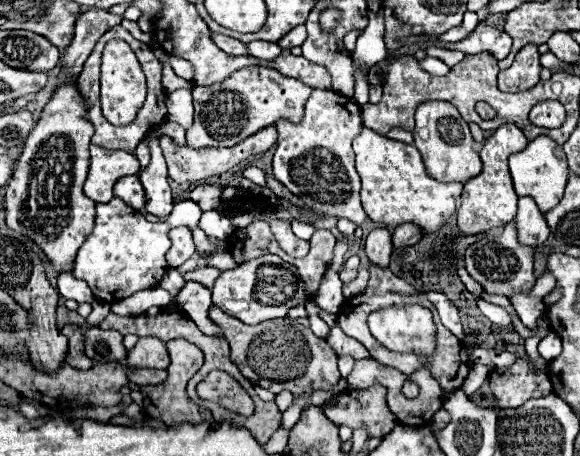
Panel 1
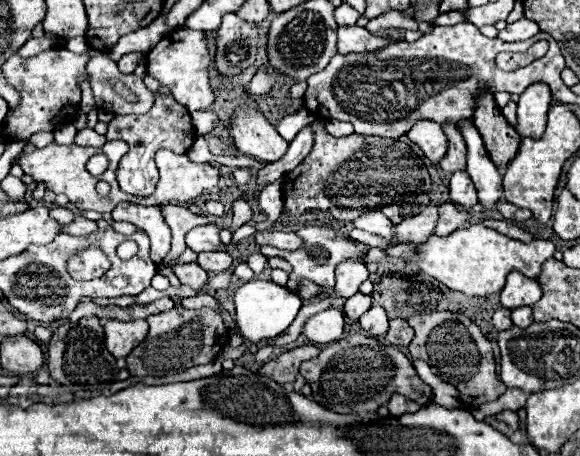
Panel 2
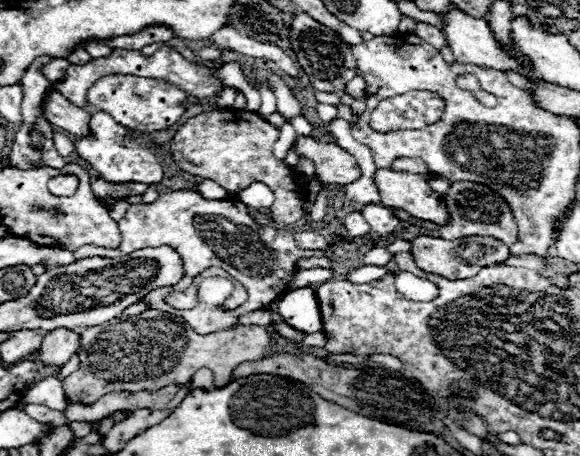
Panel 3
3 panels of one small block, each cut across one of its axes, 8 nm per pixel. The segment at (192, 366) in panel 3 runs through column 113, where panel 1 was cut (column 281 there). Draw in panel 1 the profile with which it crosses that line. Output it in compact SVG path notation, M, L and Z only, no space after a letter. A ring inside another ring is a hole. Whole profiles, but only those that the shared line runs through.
M210 306L208 316L218 324L230 344L230 358L240 368L240 372L254 384L278 394L290 390L294 398L304 394L308 388L332 390L340 382L338 356L326 344L326 340L312 334L310 328L298 324L290 318L268 320L258 326L248 326L232 316L224 314L220 308Z

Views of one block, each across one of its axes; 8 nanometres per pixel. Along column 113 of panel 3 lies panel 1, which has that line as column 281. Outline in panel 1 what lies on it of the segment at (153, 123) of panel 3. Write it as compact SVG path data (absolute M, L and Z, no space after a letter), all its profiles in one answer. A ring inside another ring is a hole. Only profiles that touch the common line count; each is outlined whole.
M242 68L228 80L212 86L196 86L194 96L194 124L186 132L188 146L234 146L254 132L272 126L276 120L286 118L298 122L304 114L304 104L312 88L296 78L282 76L272 68Z

